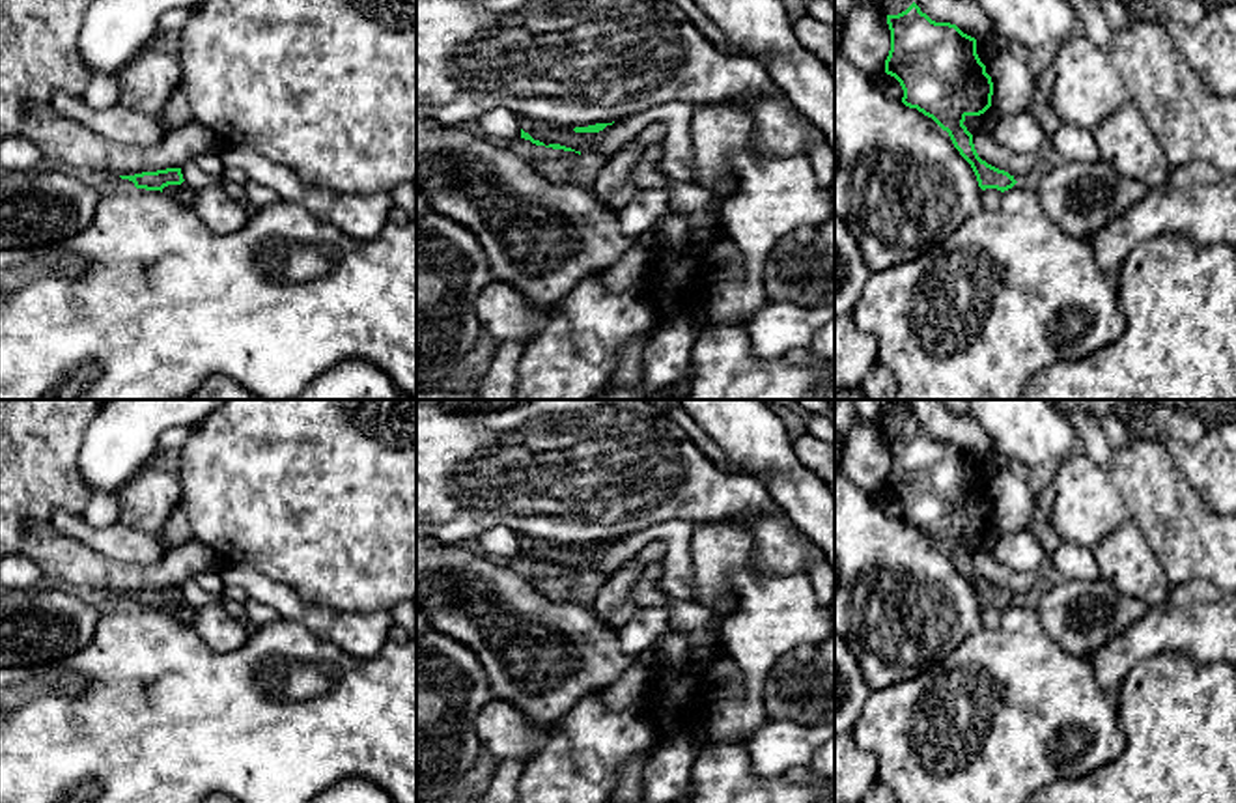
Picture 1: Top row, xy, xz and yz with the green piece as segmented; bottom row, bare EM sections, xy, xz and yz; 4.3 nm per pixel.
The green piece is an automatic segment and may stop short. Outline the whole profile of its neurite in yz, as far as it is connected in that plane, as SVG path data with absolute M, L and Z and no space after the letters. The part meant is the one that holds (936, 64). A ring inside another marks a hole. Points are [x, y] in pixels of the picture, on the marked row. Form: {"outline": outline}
{"outline": "M915 2L898 15L887 15L887 24L891 50L885 73L900 82L902 103L948 133L982 190L1012 189L1018 183L1014 176L982 161L963 125L967 116L984 114L993 95L991 77L976 54L976 39L956 24L932 21Z"}

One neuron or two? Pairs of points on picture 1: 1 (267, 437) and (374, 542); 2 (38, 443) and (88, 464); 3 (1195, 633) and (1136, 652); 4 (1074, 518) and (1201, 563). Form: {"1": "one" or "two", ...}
{"1": "one", "2": "two", "3": "one", "4": "one"}

